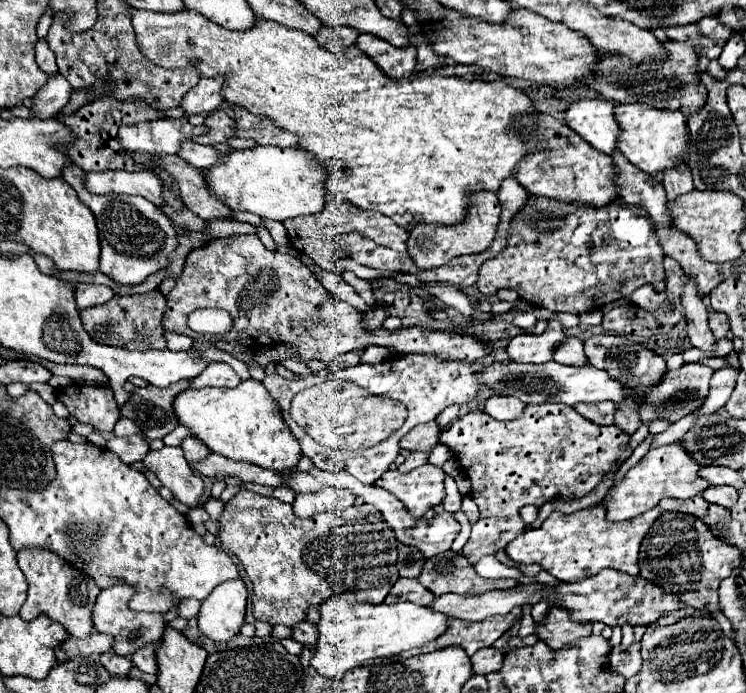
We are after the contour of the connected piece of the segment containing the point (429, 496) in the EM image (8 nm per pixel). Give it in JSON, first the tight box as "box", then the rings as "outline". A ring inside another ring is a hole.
{"box":[374,465,444,517],"outline":[[[422,465],[410,473],[388,469],[374,485],[388,489],[396,495],[412,517],[422,517],[428,509],[436,507],[444,499],[444,471],[436,465]]]}

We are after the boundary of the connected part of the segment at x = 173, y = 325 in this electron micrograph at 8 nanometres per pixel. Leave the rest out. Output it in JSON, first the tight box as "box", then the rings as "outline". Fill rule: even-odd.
{"box":[162,235,490,363],"outline":[[[238,235],[226,239],[212,239],[204,247],[190,251],[186,257],[182,275],[176,279],[174,289],[166,297],[166,311],[162,319],[164,331],[182,333],[194,339],[206,341],[240,341],[244,347],[256,349],[272,343],[290,343],[298,351],[302,361],[334,361],[338,355],[368,345],[384,345],[398,353],[422,353],[436,355],[444,361],[472,363],[486,353],[490,347],[476,341],[470,335],[442,333],[430,329],[400,329],[388,333],[384,329],[364,331],[362,313],[338,301],[328,293],[316,275],[294,255],[268,251],[256,235]],[[218,307],[232,315],[234,325],[224,335],[198,335],[188,327],[188,315],[194,309]]]}

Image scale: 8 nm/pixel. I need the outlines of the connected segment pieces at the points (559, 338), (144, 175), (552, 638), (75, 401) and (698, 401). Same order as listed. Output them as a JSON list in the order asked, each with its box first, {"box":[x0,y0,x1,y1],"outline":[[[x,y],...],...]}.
[{"box":[508,321,568,363],"outline":[[[548,321],[548,329],[542,335],[522,333],[516,335],[508,345],[508,357],[520,363],[546,363],[552,359],[556,347],[564,343],[568,335],[558,321]]]},{"box":[86,169,168,207],"outline":[[[150,169],[140,173],[128,173],[128,171],[86,173],[86,189],[96,195],[106,195],[106,193],[140,195],[152,201],[156,207],[168,205],[164,199],[164,181]]]},{"box":[534,607,592,649],"outline":[[[552,607],[544,627],[536,627],[534,631],[538,639],[542,639],[552,649],[562,649],[572,645],[576,639],[588,637],[592,633],[592,623],[576,623],[568,611],[560,611],[560,607]]]},{"box":[58,385,120,431],"outline":[[[70,385],[58,391],[58,401],[68,407],[72,417],[76,417],[80,423],[90,423],[98,431],[112,431],[120,419],[120,411],[114,403],[110,387]]]},{"box":[640,363,714,421],"outline":[[[688,363],[688,365],[682,365],[680,369],[668,371],[664,379],[646,395],[644,409],[640,411],[640,419],[642,421],[654,421],[654,419],[678,421],[680,417],[696,411],[702,405],[702,399],[708,395],[712,375],[714,375],[714,369],[702,363]]]}]

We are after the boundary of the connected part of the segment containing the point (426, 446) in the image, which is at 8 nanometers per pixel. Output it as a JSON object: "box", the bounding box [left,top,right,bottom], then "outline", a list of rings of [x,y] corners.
{"box":[400,421,440,453],"outline":[[[436,421],[422,423],[422,425],[414,427],[400,441],[400,447],[406,449],[406,451],[426,451],[426,453],[430,453],[438,445],[438,435],[440,435],[440,427],[438,427]]]}

